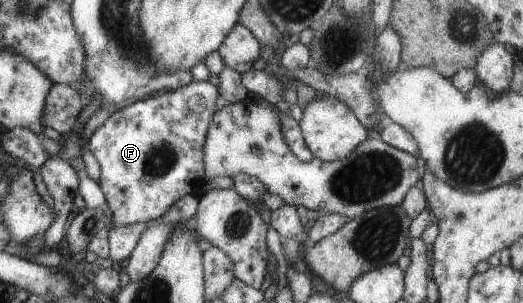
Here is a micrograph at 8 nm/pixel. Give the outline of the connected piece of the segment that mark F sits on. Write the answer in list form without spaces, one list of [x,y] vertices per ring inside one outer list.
[[[191,81],[177,90],[168,90],[155,98],[137,101],[117,110],[98,128],[93,128],[88,148],[101,168],[100,186],[111,209],[111,225],[149,222],[163,216],[172,204],[184,196],[202,192],[205,181],[203,156],[206,132],[217,112],[217,86],[210,81]]]

